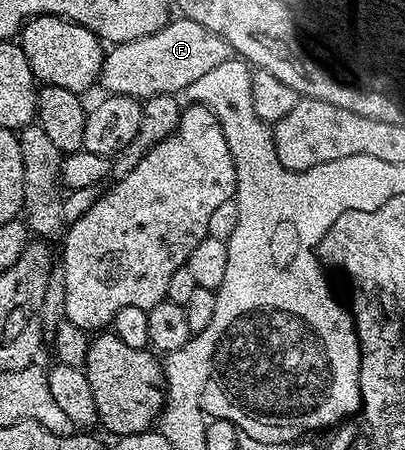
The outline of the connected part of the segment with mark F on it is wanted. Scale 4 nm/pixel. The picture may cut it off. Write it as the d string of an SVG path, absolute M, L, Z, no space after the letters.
M185 18L171 19L159 32L153 32L147 36L141 36L130 40L127 44L111 47L103 55L100 73L101 83L106 86L109 93L119 96L133 96L135 98L149 98L152 96L164 96L178 94L178 91L189 89L191 82L197 76L209 71L211 68L227 59L228 45L222 37L209 32L204 26L200 26L195 20Z

